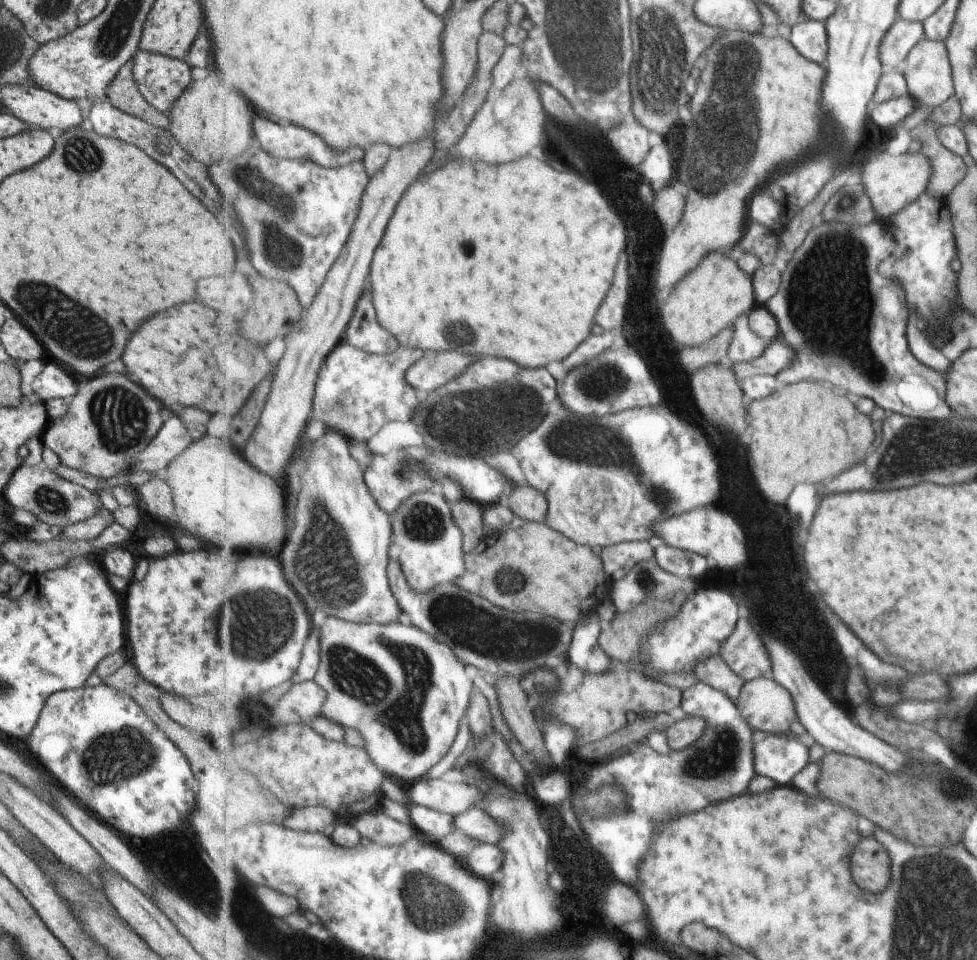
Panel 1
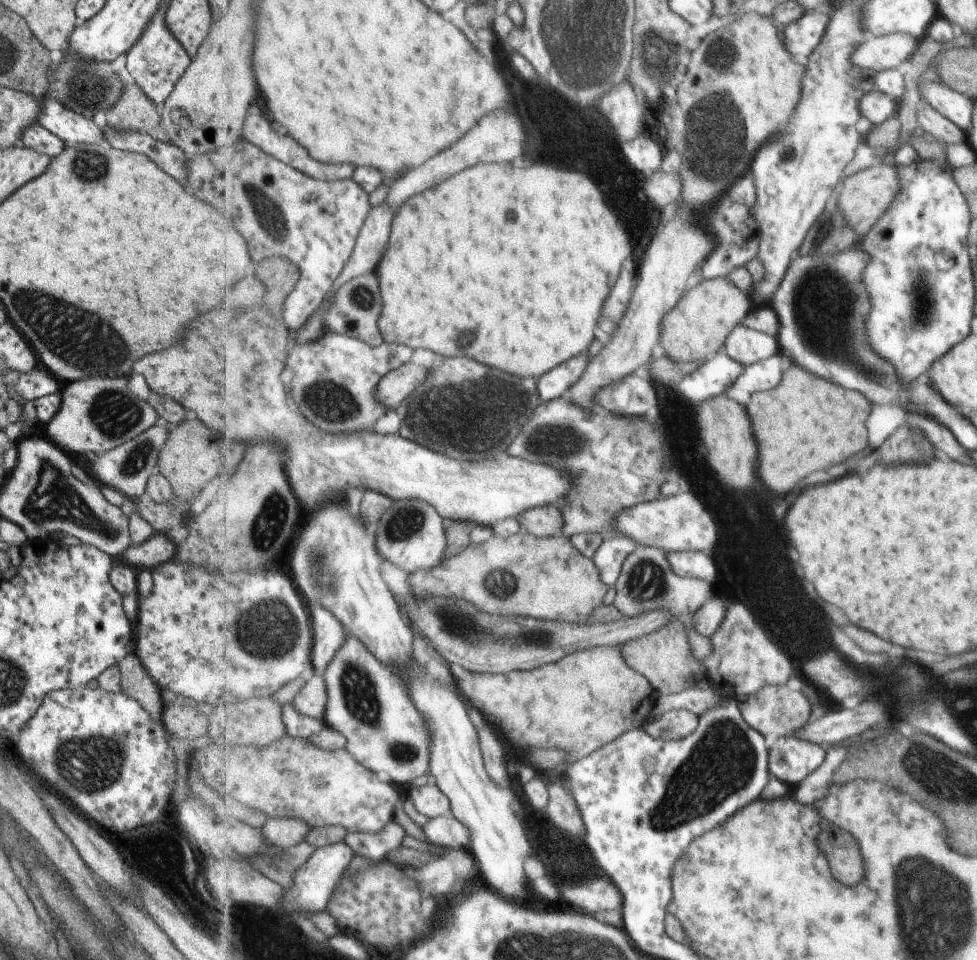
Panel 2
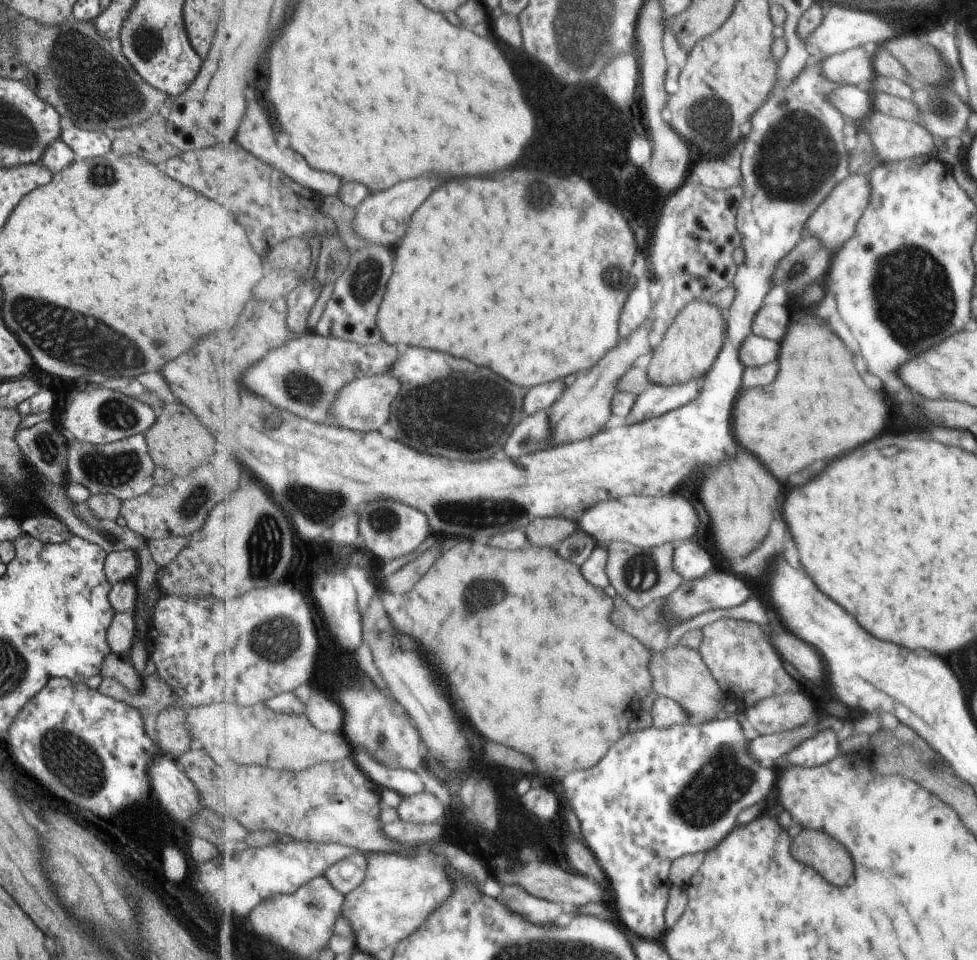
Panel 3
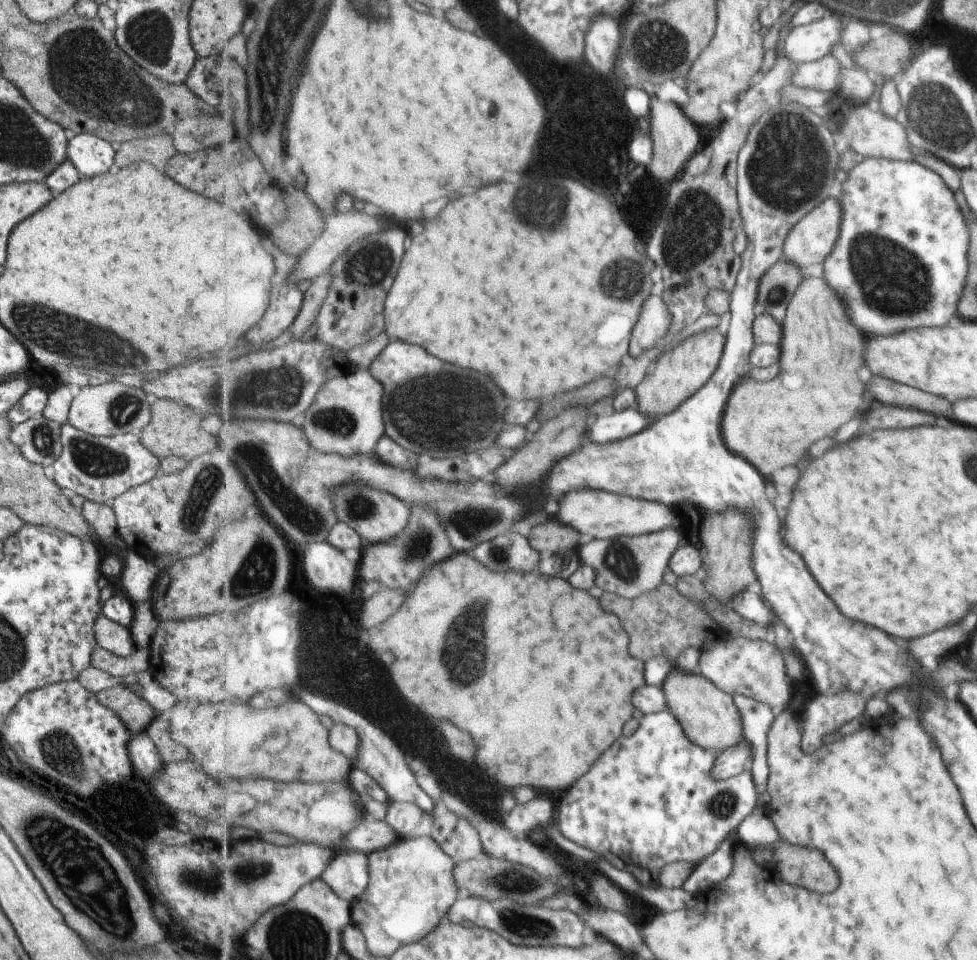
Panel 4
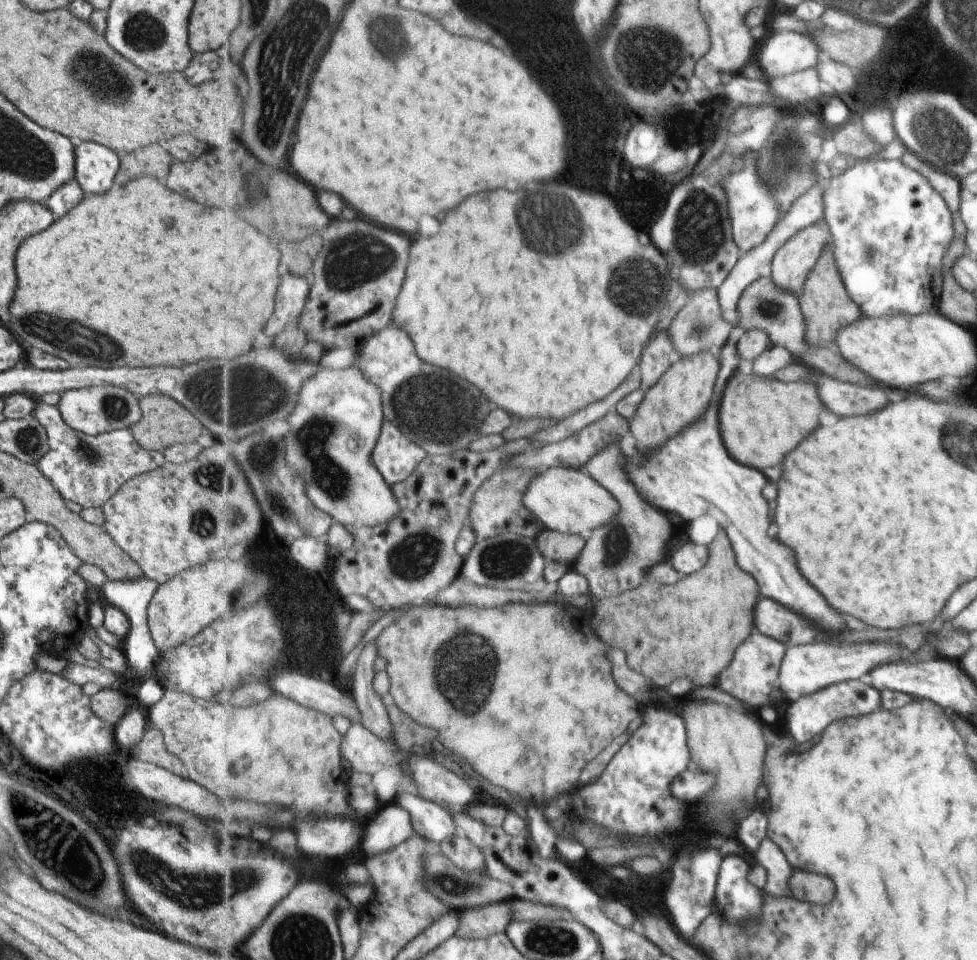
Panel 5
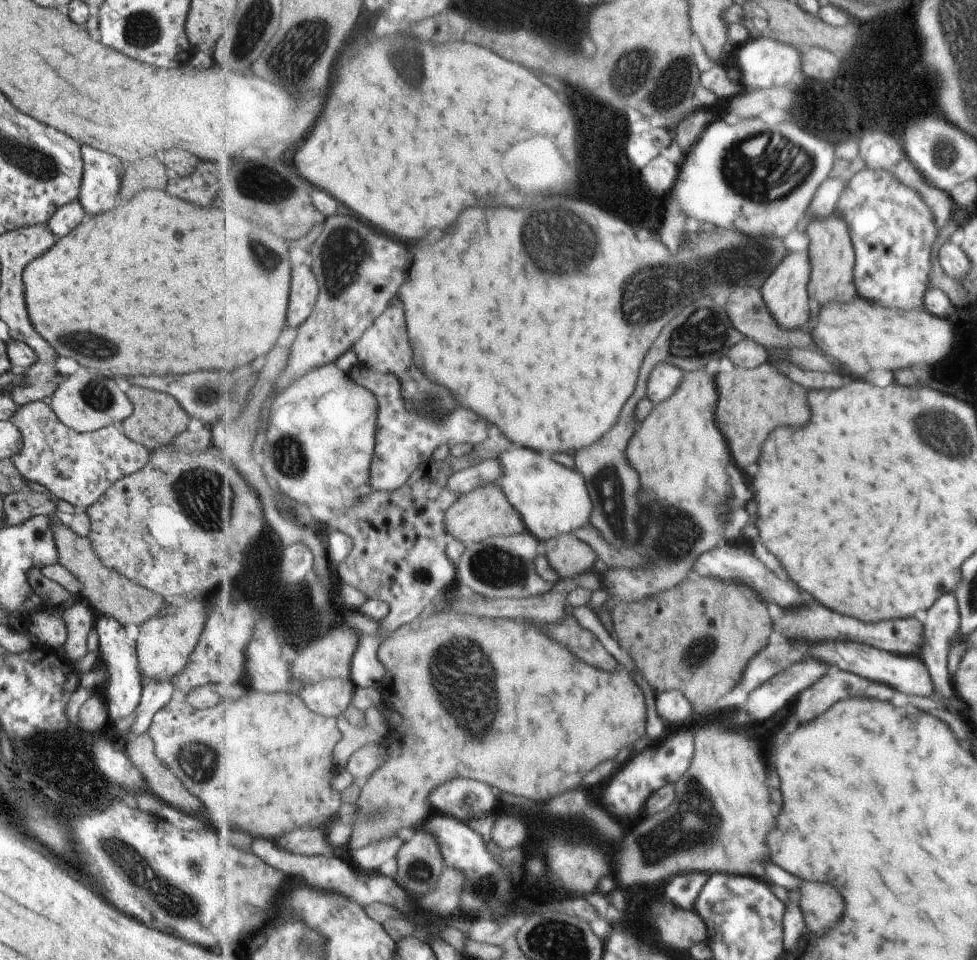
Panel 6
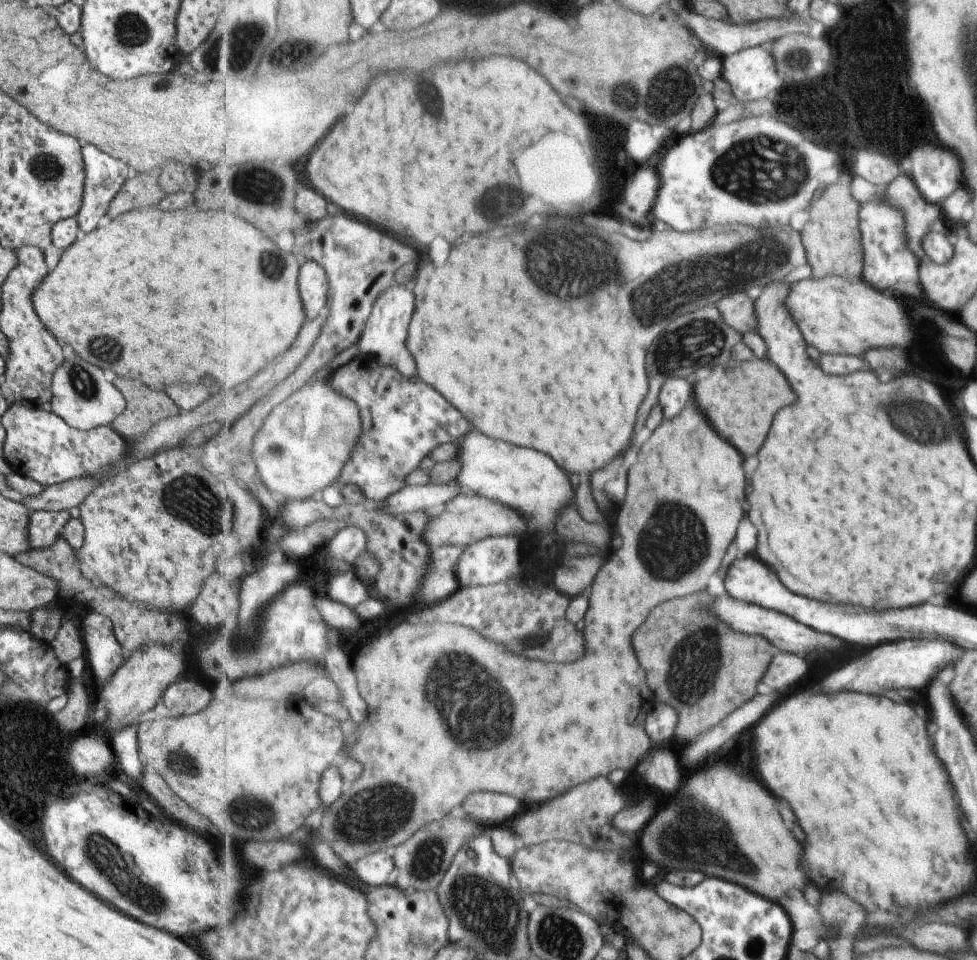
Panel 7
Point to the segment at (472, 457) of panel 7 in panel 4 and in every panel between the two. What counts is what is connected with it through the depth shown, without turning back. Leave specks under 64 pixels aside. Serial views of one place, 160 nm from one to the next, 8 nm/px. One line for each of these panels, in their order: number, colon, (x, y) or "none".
4: (596, 514)
5: (566, 500)
6: (553, 500)

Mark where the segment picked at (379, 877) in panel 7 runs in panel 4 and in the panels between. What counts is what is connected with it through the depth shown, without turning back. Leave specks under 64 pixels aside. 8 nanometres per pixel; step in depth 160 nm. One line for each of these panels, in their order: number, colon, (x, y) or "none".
4: (407, 819)
5: (392, 826)
6: (382, 857)

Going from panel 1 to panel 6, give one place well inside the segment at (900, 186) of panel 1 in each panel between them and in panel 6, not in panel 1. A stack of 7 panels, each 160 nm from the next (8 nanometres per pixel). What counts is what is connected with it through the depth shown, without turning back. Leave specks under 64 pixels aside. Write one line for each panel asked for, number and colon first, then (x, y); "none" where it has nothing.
2: (867, 194)
3: (835, 222)
4: (814, 239)
5: (793, 264)
6: (786, 294)

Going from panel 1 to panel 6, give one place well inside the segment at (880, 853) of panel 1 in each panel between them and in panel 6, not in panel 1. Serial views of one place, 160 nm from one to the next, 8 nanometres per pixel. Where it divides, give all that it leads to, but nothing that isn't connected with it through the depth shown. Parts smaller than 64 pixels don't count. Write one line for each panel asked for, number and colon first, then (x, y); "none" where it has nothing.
2: (842, 847)
3: (831, 858)
4: (807, 866)
5: (809, 886)
6: (822, 905)

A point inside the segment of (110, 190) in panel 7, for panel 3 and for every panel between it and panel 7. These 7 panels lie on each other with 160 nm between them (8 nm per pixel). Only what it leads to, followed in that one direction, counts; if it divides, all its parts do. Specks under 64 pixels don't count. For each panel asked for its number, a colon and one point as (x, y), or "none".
3: (83, 143)
4: (89, 154)
5: (95, 166)
6: (101, 173)

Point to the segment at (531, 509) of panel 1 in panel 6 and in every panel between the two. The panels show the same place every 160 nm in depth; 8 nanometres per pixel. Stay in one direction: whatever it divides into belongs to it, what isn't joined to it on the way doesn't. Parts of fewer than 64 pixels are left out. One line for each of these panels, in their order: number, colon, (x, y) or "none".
2: (546, 521)
3: (549, 532)
4: (551, 536)
5: (567, 549)
6: (569, 556)

